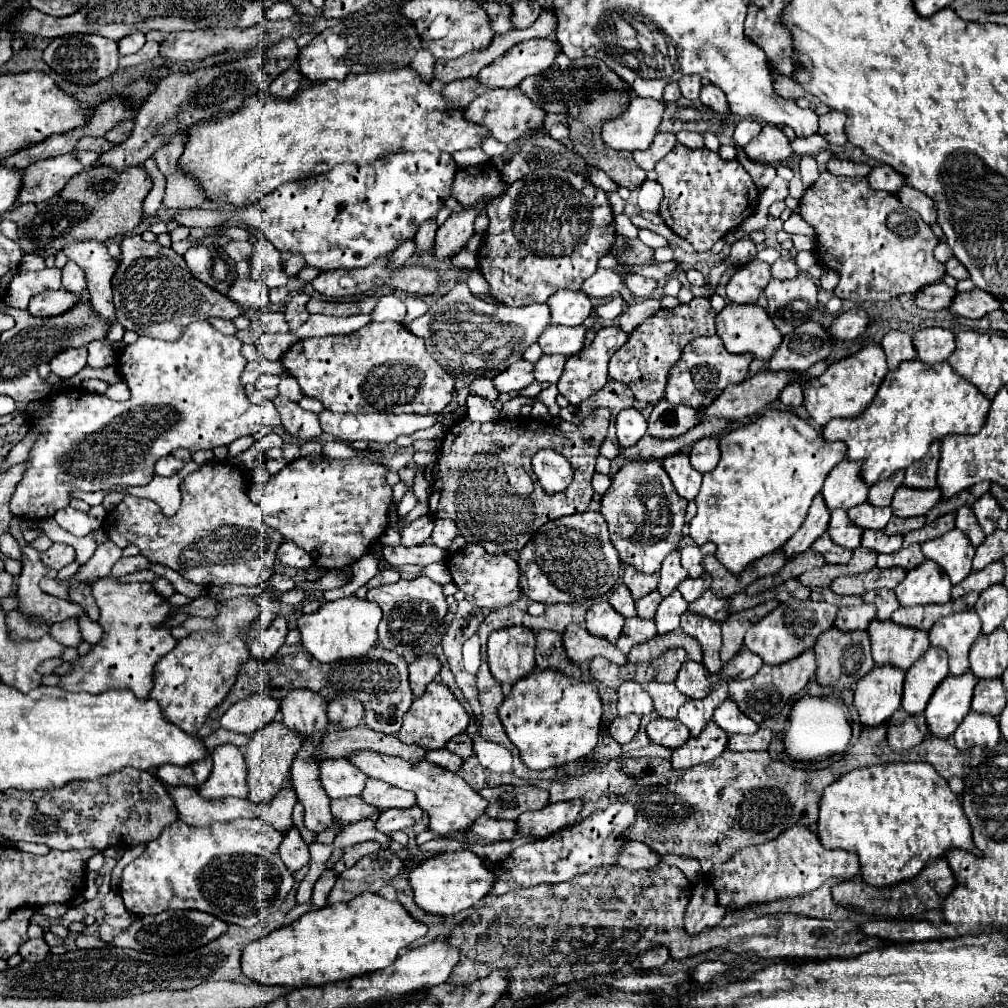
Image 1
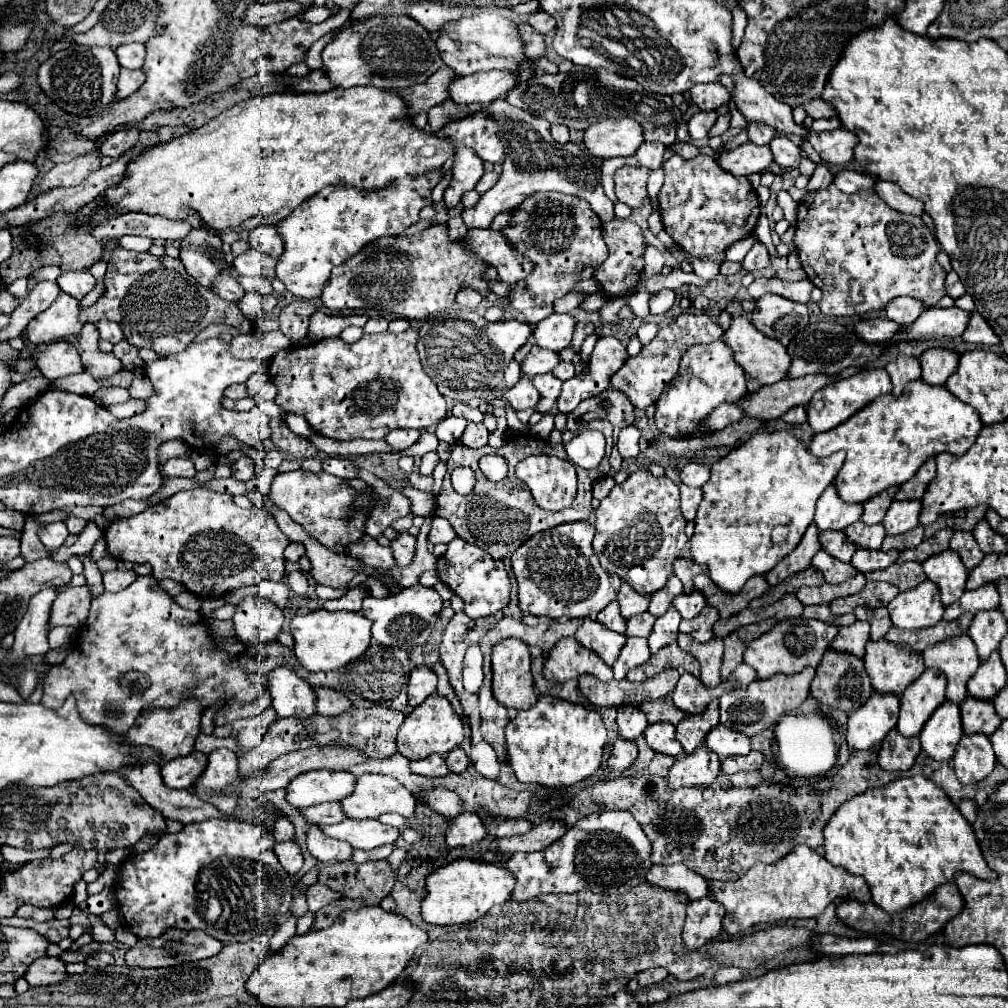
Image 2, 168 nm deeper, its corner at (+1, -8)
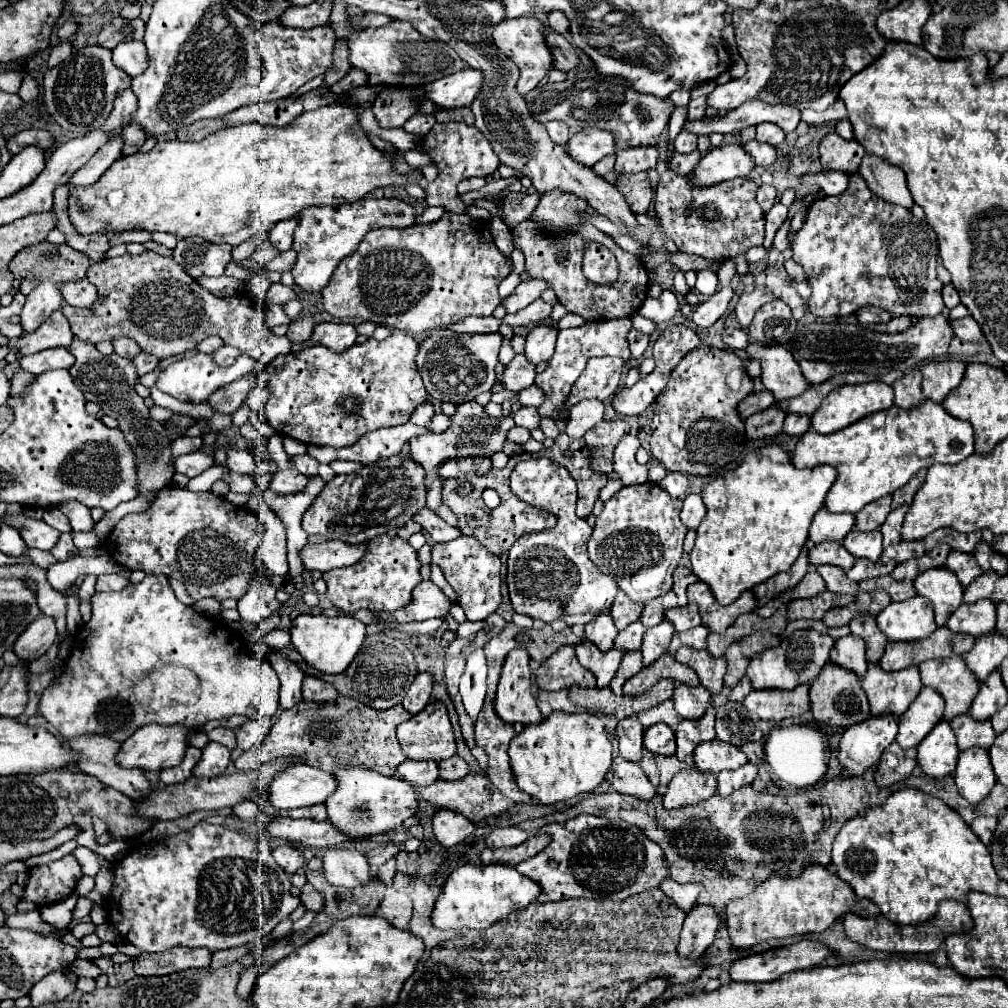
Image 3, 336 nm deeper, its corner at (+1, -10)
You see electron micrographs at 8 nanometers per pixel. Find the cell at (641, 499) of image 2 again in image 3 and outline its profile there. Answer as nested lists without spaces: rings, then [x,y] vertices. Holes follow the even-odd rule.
[[[645,483],[623,487],[605,503],[587,543],[589,559],[601,573],[613,577],[617,585],[637,603],[665,595],[673,585],[673,571],[683,555],[687,527],[679,519],[681,501],[671,499],[659,485]]]

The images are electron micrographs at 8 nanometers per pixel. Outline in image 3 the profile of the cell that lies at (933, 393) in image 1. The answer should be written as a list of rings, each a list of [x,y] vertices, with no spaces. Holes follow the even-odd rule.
[[[923,401],[911,411],[901,411],[897,405],[885,411],[877,411],[877,415],[869,415],[861,419],[861,423],[853,423],[853,427],[845,427],[845,431],[837,431],[837,435],[817,435],[817,431],[809,429],[805,435],[799,437],[795,451],[791,455],[793,465],[797,469],[817,467],[817,465],[831,465],[837,469],[837,479],[827,493],[825,507],[831,513],[857,513],[867,503],[877,501],[885,495],[893,495],[901,489],[919,469],[927,469],[935,463],[955,465],[967,459],[973,453],[973,429],[969,423],[951,417],[945,409],[933,401]]]

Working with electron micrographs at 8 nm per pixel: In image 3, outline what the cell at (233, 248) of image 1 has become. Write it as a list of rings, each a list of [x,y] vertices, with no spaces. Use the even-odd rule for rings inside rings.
[[[289,249],[289,251],[285,251],[285,253],[279,253],[279,255],[267,265],[267,269],[269,269],[269,271],[275,271],[275,273],[291,271],[295,261],[297,261],[297,253],[295,253],[293,249]]]

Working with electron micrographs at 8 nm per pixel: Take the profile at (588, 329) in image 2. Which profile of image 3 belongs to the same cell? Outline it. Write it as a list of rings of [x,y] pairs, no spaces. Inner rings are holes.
[[[625,317],[585,323],[585,325],[575,327],[575,329],[563,329],[557,335],[557,347],[555,347],[553,357],[549,359],[547,369],[535,377],[535,385],[541,387],[545,393],[545,403],[541,403],[541,407],[537,409],[539,415],[555,419],[555,421],[557,419],[567,421],[569,419],[569,407],[565,405],[565,401],[567,401],[567,395],[571,393],[573,383],[577,381],[581,371],[585,369],[587,359],[591,359],[595,355],[611,355],[611,357],[629,359],[627,333],[631,331],[631,328],[631,319]]]

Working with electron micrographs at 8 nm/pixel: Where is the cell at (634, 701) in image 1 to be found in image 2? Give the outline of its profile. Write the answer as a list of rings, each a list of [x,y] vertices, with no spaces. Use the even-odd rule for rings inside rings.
[[[621,705],[617,707],[617,725],[619,725],[619,735],[635,741],[637,737],[643,735],[643,731],[647,729],[647,717],[641,711],[641,707],[635,705]]]

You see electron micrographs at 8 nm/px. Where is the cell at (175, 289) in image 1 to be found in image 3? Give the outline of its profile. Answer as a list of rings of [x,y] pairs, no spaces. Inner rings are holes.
[[[155,251],[93,263],[87,271],[87,279],[97,287],[103,301],[95,301],[91,307],[83,309],[63,307],[63,315],[71,323],[73,335],[85,343],[97,345],[101,341],[129,337],[137,341],[143,351],[157,359],[167,359],[197,347],[209,335],[219,335],[227,345],[251,355],[261,365],[269,365],[275,357],[291,351],[293,343],[287,337],[273,335],[265,325],[263,311],[255,297],[215,297],[193,281],[171,257],[163,257]],[[199,299],[203,305],[201,319]]]

